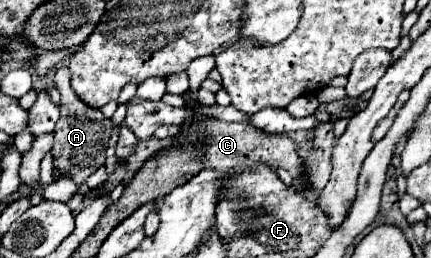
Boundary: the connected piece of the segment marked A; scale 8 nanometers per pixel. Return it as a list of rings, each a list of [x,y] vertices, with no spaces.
[[[56,67],[54,69],[54,85],[62,95],[60,101],[60,119],[54,129],[54,167],[60,175],[72,175],[80,185],[86,183],[86,177],[100,165],[104,165],[106,159],[106,147],[108,137],[114,129],[110,119],[106,119],[100,109],[86,107],[72,91],[70,87],[70,69],[68,67]]]

